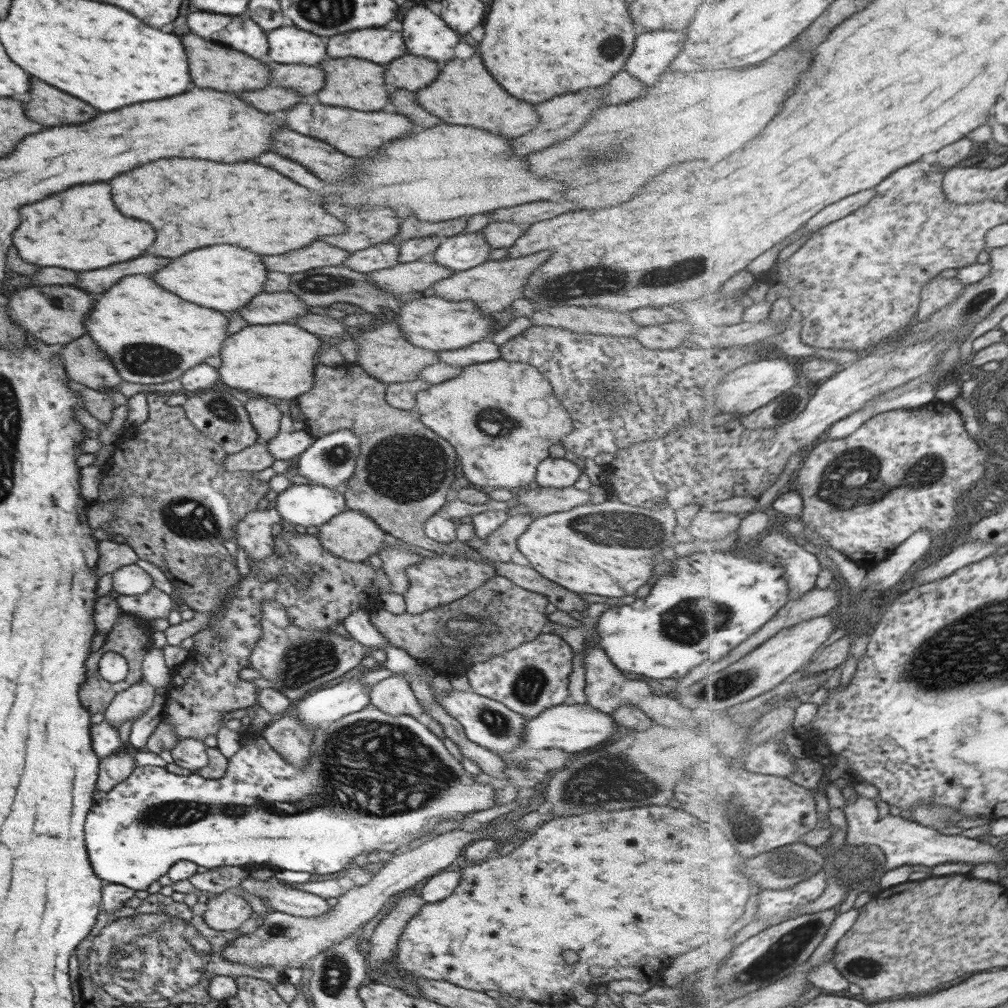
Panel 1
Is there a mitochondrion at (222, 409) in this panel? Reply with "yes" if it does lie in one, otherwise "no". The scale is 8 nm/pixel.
yes

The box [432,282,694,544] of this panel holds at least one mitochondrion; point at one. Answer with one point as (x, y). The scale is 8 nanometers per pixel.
(613, 394)

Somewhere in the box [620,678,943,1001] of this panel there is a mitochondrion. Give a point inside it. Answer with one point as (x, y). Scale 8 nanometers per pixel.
(784, 952)

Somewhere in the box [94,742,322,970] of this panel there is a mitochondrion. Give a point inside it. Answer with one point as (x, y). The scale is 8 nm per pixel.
(278, 930)

